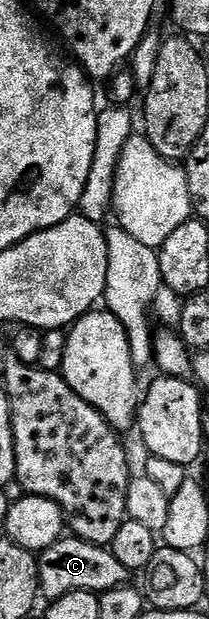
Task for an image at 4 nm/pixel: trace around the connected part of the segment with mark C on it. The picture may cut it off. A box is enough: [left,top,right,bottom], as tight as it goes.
[38,537,132,601]

